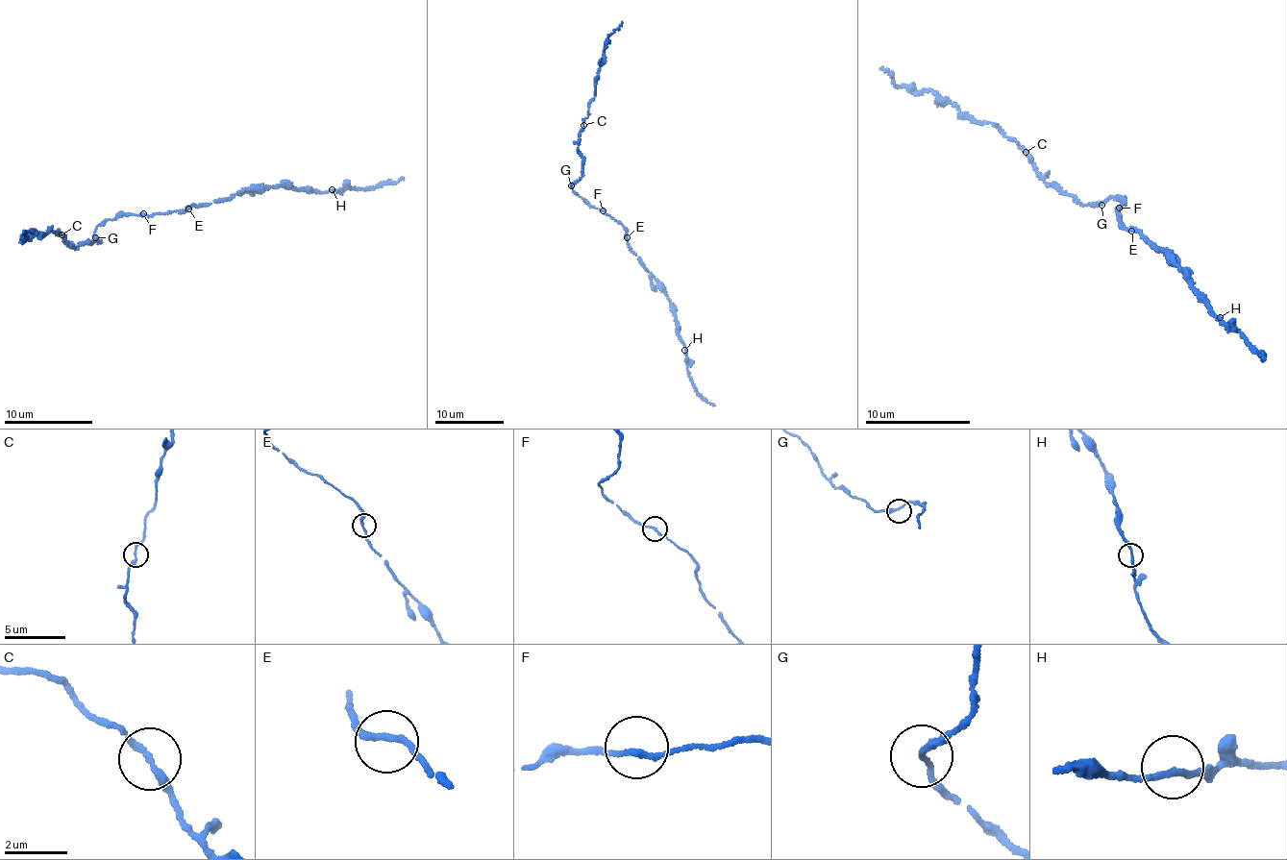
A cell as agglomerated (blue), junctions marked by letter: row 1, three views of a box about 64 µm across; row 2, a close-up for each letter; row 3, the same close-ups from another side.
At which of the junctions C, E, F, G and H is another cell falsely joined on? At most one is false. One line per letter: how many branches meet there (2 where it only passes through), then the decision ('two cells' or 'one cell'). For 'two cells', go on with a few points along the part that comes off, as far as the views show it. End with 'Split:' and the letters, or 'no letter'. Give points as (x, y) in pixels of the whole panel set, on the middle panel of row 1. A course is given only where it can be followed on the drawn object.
C: 2 | one cell
E: 2 | one cell
F: 2 | one cell
G: 2 | one cell
H: 2 | one cell
Split: no letter

